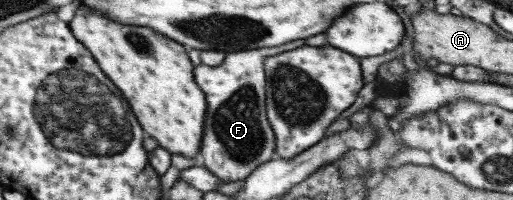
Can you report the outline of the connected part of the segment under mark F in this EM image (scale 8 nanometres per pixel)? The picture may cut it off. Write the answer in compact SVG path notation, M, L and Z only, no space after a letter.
M303 40L283 44L279 48L261 48L225 53L222 63L209 67L199 63L193 67L195 84L204 94L206 113L203 134L197 154L200 163L224 183L243 181L262 162L275 158L274 132L266 119L263 59L303 46Z

